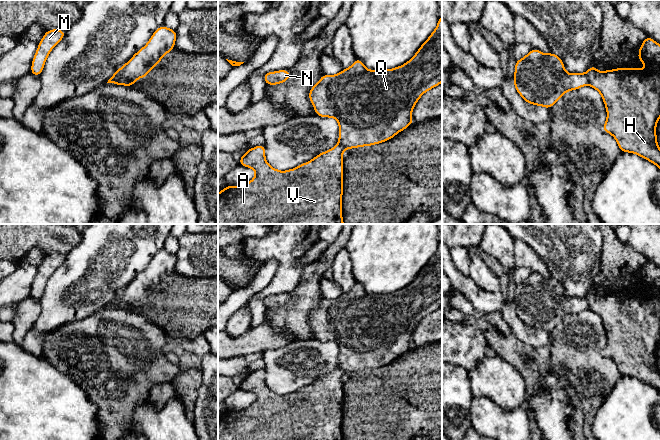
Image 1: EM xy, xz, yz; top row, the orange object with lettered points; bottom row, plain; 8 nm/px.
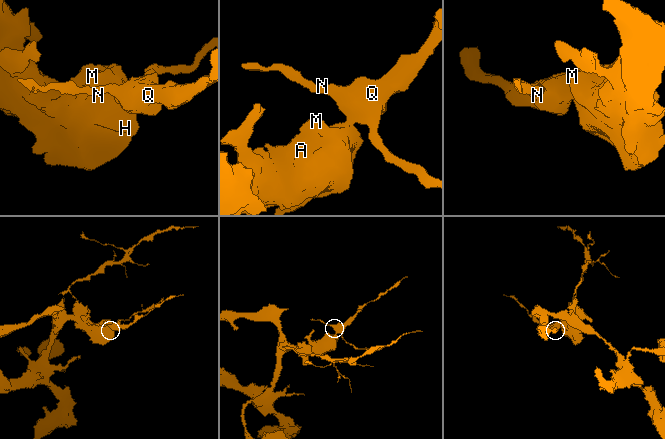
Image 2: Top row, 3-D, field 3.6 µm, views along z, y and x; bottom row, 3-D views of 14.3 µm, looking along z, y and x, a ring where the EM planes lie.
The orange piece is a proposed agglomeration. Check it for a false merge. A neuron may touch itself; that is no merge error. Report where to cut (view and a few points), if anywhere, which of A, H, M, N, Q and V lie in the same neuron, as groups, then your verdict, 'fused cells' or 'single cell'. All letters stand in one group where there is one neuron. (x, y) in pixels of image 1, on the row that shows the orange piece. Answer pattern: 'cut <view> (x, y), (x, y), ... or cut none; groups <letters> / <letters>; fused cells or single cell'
cut yz (586, 73), (589, 83); groups A H M V / N Q; fused cells

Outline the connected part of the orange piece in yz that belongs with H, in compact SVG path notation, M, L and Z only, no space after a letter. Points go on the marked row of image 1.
M646 35L645 40L643 41L643 43L639 48L639 54L637 56L637 59L643 62L643 64L647 68L646 71L643 71L641 68L615 68L613 70L605 70L602 72L598 72L596 66L593 64L587 71L587 77L589 80L589 85L594 89L596 89L601 94L601 97L606 107L607 119L602 127L603 131L611 134L616 139L621 152L629 152L637 154L638 156L646 159L647 161L654 163L660 169L660 148L658 147L657 144L657 135L656 135L657 121L660 119L660 44Z

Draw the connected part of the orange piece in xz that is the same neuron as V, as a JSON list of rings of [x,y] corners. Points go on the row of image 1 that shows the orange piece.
[[[258,145],[254,148],[250,148],[247,152],[240,157],[239,164],[254,169],[256,172],[255,177],[243,186],[226,186],[221,192],[218,193],[218,224],[344,224],[342,218],[342,195],[343,195],[343,159],[342,154],[346,150],[341,145],[322,152],[315,156],[311,161],[303,163],[294,169],[287,171],[279,171],[271,167],[266,159],[266,148],[264,145]]]

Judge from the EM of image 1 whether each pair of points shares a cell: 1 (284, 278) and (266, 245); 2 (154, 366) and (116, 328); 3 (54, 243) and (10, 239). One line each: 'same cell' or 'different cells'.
1: same cell
2: same cell
3: same cell

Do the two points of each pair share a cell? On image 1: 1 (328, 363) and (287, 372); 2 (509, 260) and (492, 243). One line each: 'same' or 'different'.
1: same
2: same

